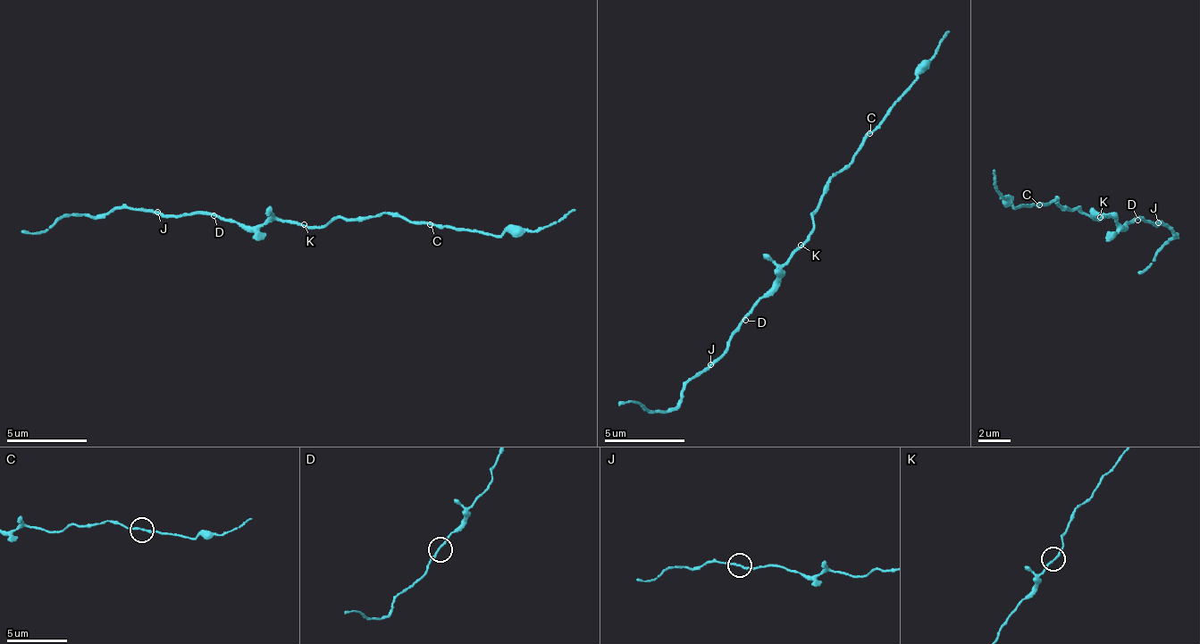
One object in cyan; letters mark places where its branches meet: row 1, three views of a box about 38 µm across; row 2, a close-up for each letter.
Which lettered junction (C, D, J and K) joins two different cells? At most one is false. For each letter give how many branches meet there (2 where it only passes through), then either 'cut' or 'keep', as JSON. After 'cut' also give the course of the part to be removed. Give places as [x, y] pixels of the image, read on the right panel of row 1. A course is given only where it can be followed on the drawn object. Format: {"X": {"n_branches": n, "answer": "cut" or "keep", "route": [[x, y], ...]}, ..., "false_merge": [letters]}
{"C": {"n_branches": 2, "answer": "cut", "route": [[1037, 204], [1015, 207], [1000, 198], [994, 171]]}, "D": {"n_branches": 2, "answer": "keep"}, "J": {"n_branches": 2, "answer": "keep"}, "K": {"n_branches": 2, "answer": "keep"}, "false_merge": ["C"]}

